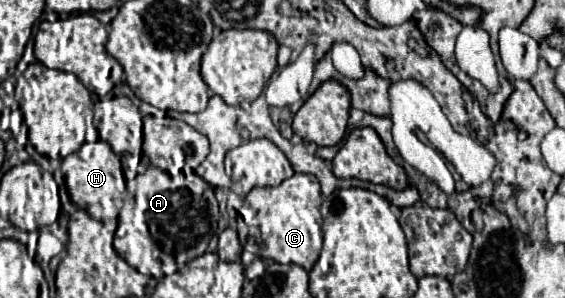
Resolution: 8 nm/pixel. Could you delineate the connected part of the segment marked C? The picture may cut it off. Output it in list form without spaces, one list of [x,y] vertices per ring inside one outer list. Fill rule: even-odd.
[[[294,174],[276,188],[254,188],[244,198],[244,206],[254,210],[254,218],[242,218],[244,228],[240,228],[240,244],[244,250],[260,258],[270,258],[280,264],[298,264],[310,270],[322,250],[322,230],[320,230],[320,204],[322,192],[316,176]]]

